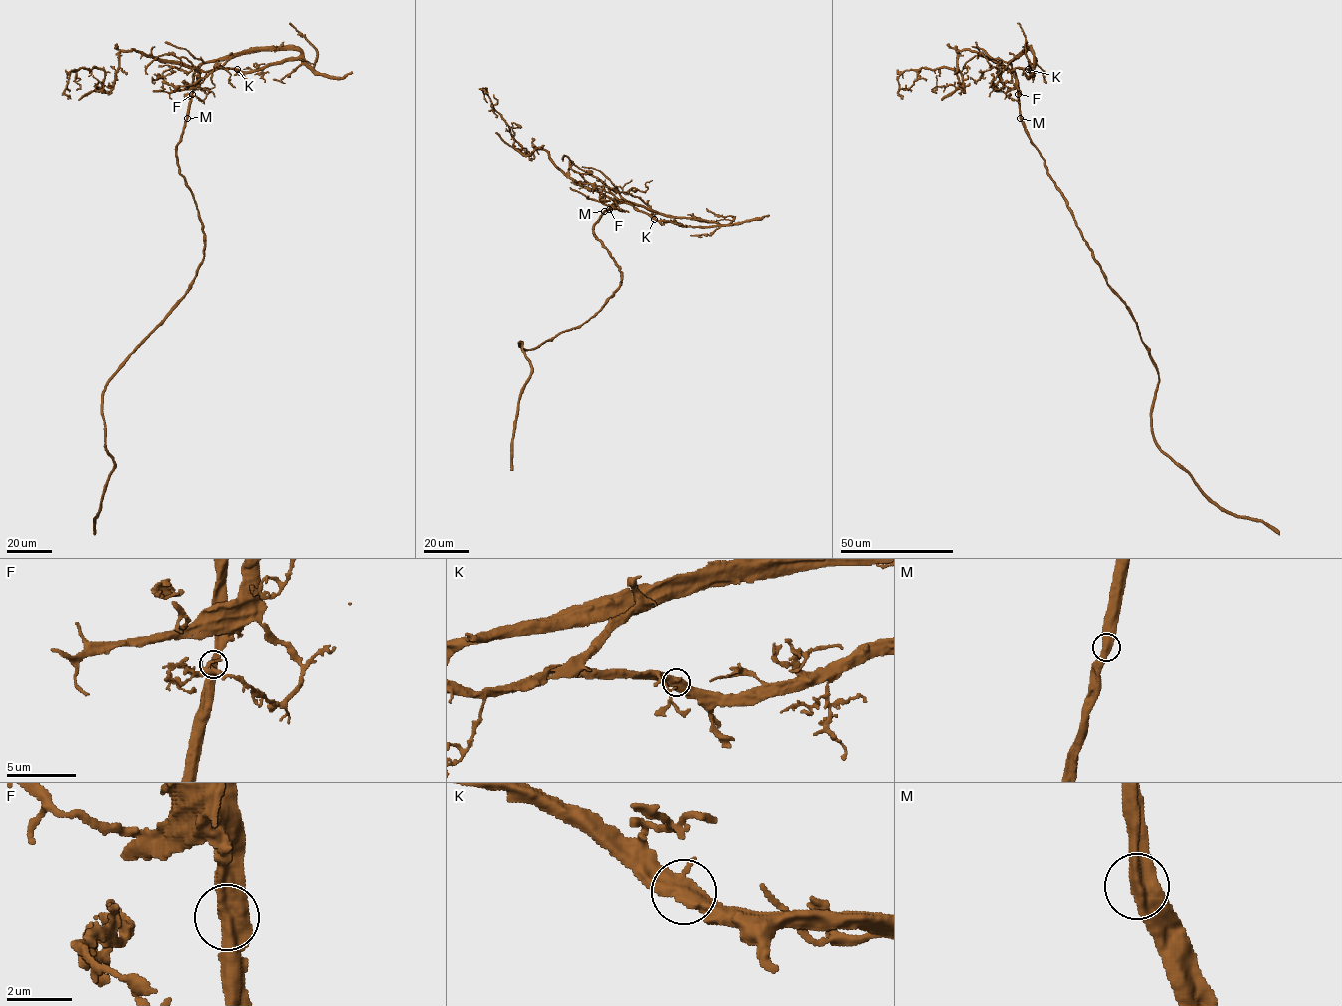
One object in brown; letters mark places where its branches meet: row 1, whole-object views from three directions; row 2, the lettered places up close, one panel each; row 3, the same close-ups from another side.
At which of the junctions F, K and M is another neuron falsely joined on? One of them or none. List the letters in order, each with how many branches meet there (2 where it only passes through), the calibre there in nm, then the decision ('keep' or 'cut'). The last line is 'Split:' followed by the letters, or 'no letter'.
F: 2 | 550 nm | keep
K: 2 | 550 nm | keep
M: 2 | 550 nm | keep
Split: no letter

